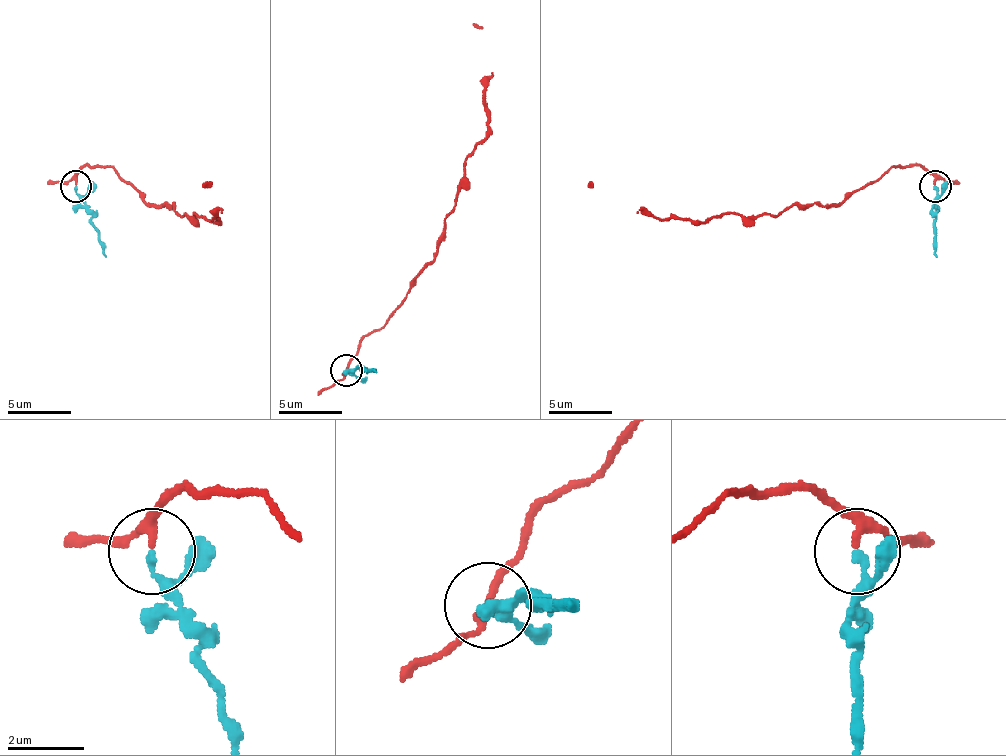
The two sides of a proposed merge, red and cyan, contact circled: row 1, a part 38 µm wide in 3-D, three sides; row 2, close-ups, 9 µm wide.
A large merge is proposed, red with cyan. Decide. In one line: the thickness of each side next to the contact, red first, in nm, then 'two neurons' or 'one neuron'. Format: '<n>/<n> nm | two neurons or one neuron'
240/180 nm | two neurons

